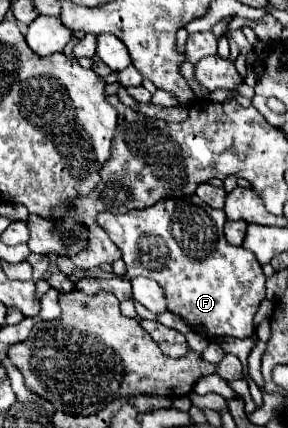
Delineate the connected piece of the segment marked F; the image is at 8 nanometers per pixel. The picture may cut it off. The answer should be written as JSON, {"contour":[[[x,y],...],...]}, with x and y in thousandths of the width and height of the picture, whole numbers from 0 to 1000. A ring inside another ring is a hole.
{"contour":[[[688,456],[569,465],[535,484],[438,502],[347,498],[340,521],[417,577],[438,643],[535,652],[576,689],[583,727],[632,741],[708,792],[882,783],[882,736],[924,694],[917,638],[875,586],[785,568],[771,488],[715,479]]]}

